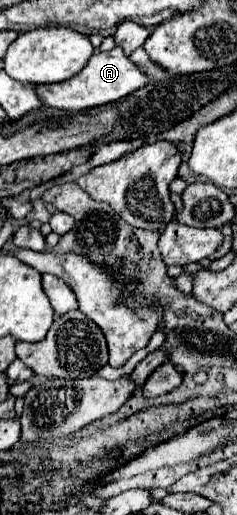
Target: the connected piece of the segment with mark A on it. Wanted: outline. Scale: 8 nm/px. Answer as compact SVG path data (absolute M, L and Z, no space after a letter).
M115 46L109 52L95 52L79 76L69 78L67 82L37 86L37 90L39 90L41 102L47 106L53 106L59 110L87 110L87 108L95 108L101 104L117 102L147 84L149 84L149 76L143 74L139 70L139 66L135 66L123 54L123 50L119 46Z

